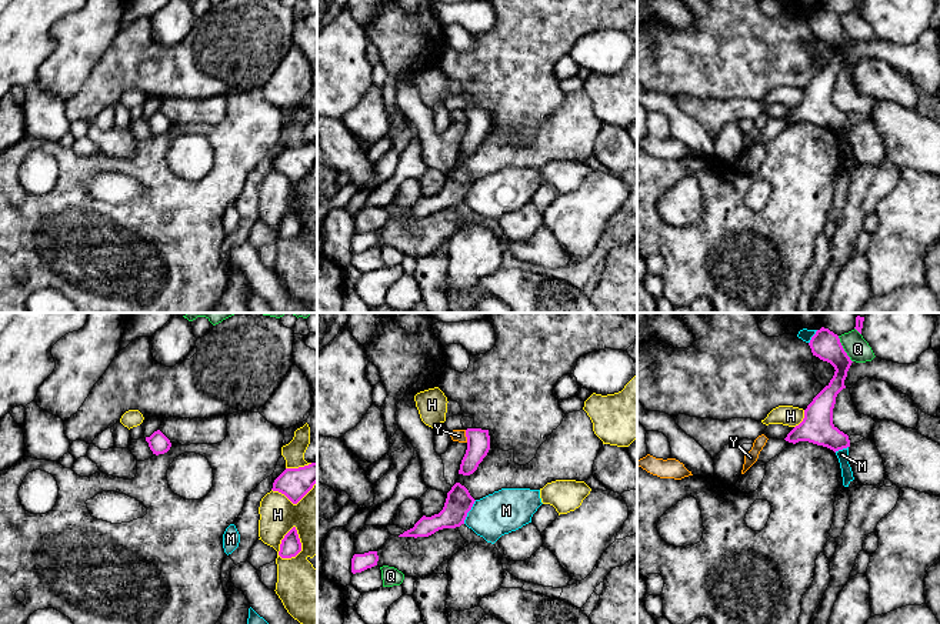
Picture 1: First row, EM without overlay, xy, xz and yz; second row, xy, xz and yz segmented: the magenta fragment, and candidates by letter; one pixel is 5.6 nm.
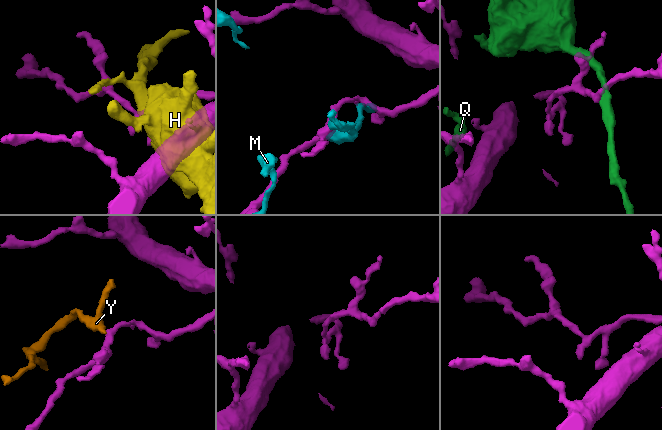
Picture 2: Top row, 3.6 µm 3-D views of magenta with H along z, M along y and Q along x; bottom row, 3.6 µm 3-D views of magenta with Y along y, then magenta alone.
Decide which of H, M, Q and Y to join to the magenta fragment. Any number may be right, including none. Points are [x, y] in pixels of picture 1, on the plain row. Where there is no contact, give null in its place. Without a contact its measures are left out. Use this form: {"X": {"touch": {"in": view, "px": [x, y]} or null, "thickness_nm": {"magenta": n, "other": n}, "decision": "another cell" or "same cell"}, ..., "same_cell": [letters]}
{"H": {"touch": {"in": "xy", "px": [282, 223]}, "thickness_nm": {"magenta": 120, "other": 260}, "decision": "another cell"}, "M": {"touch": {"in": "xz", "px": [469, 190]}, "thickness_nm": {"magenta": 150, "other": 240}, "decision": "another cell"}, "Q": {"touch": {"in": "yz", "px": [843, 29]}, "thickness_nm": {"magenta": 160, "other": 140}, "decision": "another cell"}, "Y": {"touch": {"in": "xz", "px": [466, 116]}, "thickness_nm": {"magenta": 130, "other": 70}, "decision": "another cell"}, "same_cell": []}

